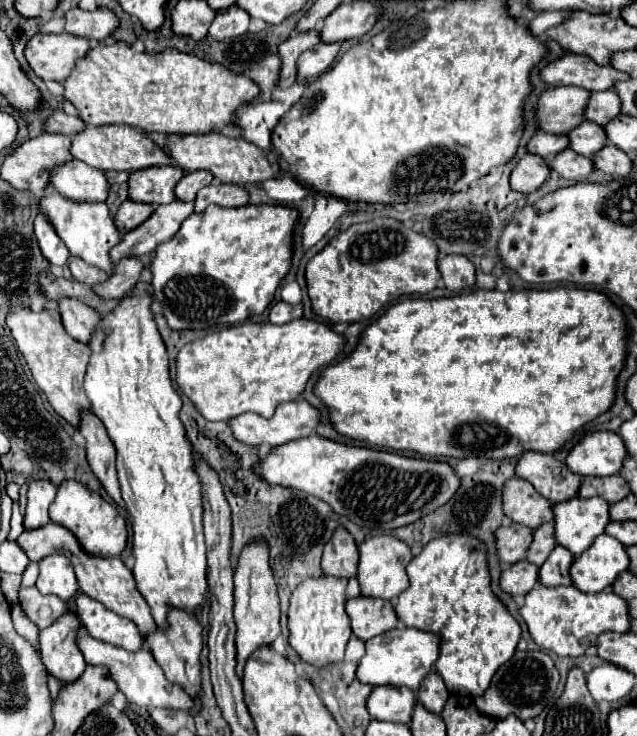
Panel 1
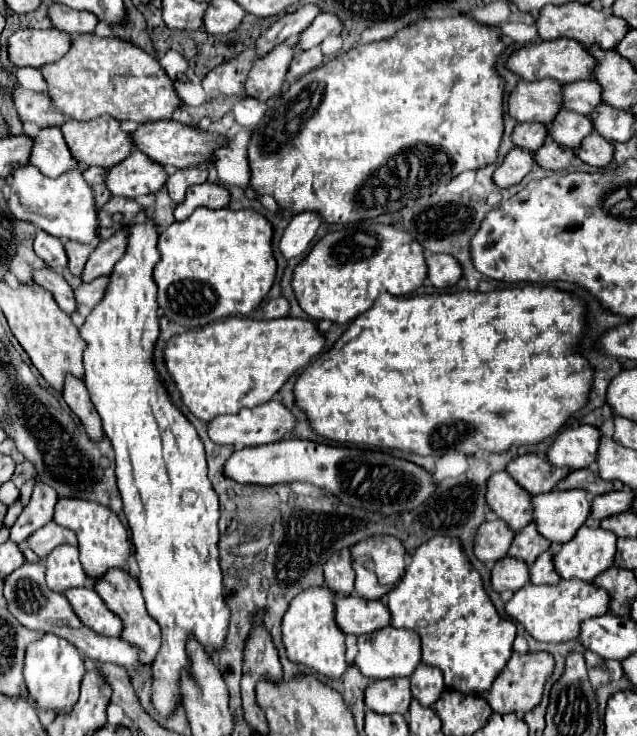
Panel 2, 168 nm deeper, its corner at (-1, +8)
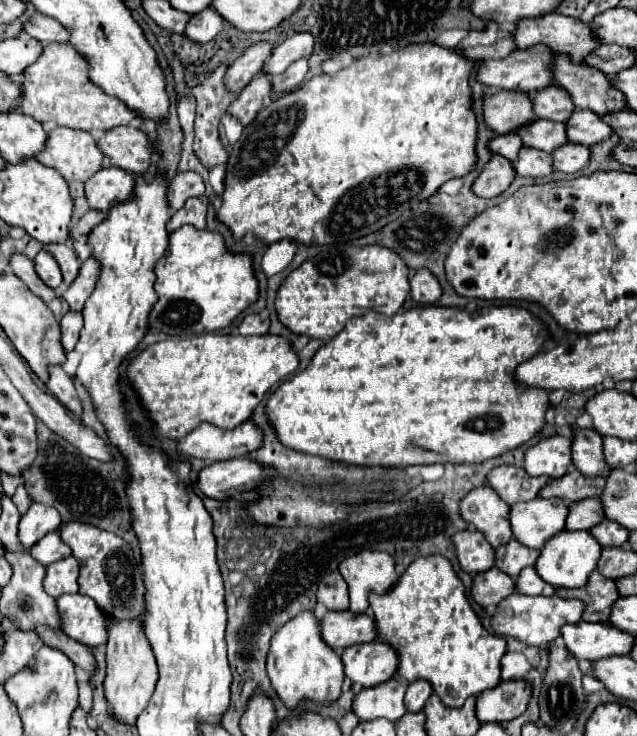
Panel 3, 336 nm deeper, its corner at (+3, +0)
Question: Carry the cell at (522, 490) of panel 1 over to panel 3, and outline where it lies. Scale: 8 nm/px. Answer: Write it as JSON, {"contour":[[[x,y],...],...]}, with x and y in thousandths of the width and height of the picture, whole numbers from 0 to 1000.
{"contour":[[[765,658],[746,663],[724,679],[721,698],[733,712],[761,726],[774,745],[805,728],[799,717],[799,688]]]}

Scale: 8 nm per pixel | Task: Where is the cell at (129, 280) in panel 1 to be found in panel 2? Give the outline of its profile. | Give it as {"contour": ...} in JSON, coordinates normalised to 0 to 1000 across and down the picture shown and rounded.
{"contour":[[[159,375],[159,378],[149,378],[143,383],[130,383],[121,394],[118,394],[118,405],[121,405],[121,418],[124,418],[124,429],[137,429],[155,410],[159,410],[159,402],[165,399],[168,394],[168,386],[171,386],[171,375]]]}

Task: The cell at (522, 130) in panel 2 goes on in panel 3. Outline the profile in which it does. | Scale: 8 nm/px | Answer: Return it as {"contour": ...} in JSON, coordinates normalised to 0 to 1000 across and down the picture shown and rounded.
{"contour":[[[790,182],[790,185],[777,185],[765,201],[774,207],[774,209],[783,209],[796,217],[812,217],[812,207],[818,201],[818,188],[812,182]]]}

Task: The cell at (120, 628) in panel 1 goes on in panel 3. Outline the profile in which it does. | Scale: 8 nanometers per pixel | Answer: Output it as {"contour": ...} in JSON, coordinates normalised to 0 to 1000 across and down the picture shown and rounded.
{"contour":[[[102,807],[89,813],[96,859],[108,867],[146,880],[168,872],[168,840],[152,821],[127,807]]]}

